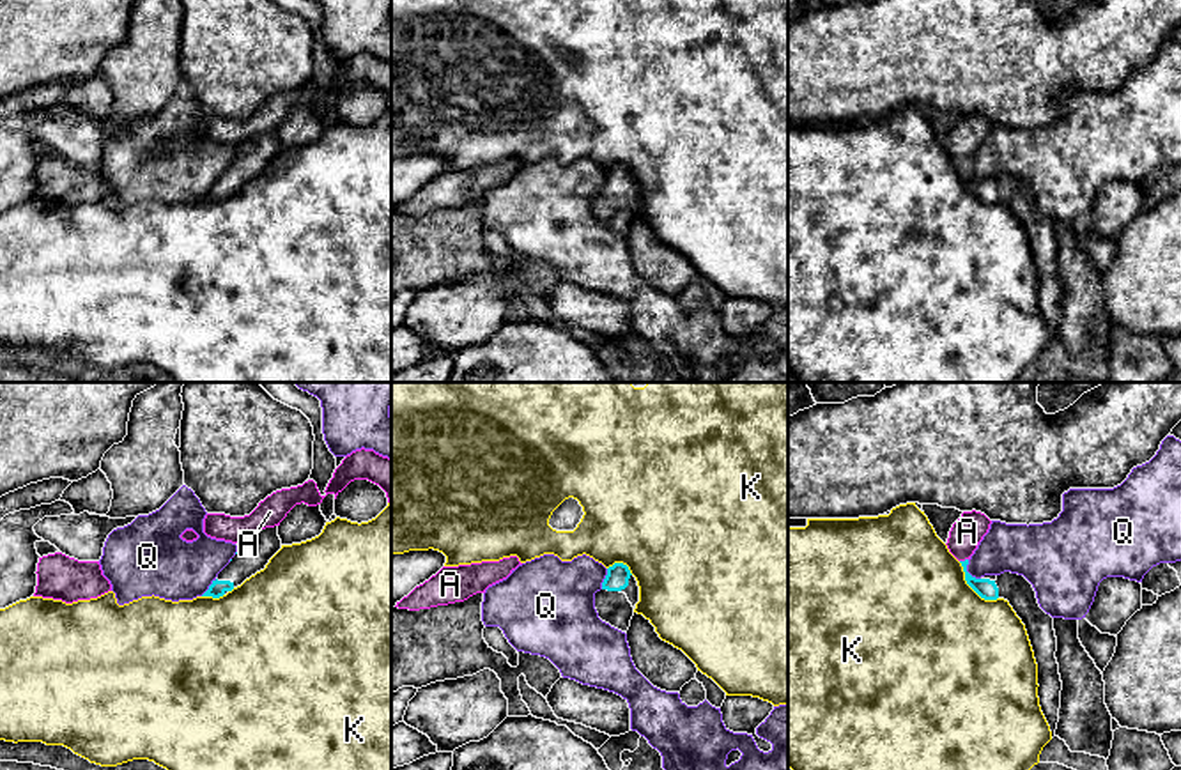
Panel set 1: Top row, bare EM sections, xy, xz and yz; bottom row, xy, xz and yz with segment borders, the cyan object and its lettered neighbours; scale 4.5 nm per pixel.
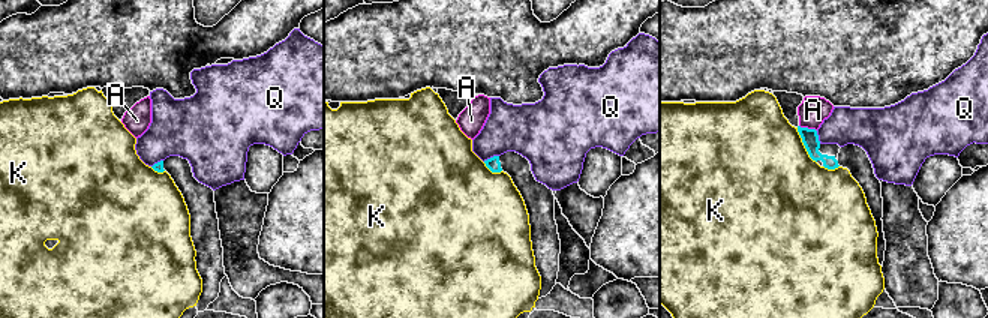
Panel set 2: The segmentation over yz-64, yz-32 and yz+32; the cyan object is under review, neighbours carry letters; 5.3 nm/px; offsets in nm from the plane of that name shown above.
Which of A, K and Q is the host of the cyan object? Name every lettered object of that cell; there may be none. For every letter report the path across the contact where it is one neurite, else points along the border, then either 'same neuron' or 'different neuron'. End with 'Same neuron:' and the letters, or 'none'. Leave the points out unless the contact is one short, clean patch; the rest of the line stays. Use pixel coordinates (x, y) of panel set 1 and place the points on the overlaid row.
A: border yz (967, 558), (960, 562); different neuron
K: different neuron
Q: border yz (967, 560), (967, 570), (980, 579); different neuron
Same neuron: none

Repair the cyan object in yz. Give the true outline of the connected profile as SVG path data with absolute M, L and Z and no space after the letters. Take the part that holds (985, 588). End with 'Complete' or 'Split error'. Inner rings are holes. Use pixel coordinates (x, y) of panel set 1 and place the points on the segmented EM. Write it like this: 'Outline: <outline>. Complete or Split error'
Outline: M969 559L960 561L967 584L984 600L1004 598L1025 625L1034 658L1038 664L1038 697L1041 712L1055 736L1061 708L1062 681L1055 658L1057 637L1054 618L1046 614L1036 598L1032 584L1018 574L1004 572L1000 575L972 577L967 572Z. Split error

